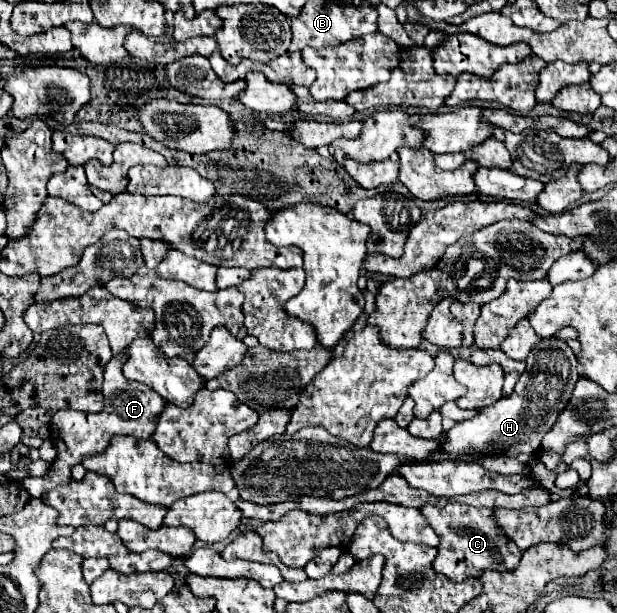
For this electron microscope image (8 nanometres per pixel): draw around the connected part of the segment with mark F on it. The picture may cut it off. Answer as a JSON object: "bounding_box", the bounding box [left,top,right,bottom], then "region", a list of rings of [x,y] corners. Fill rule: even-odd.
{"bounding_box":[22,353,166,499],"region":[[[124,353],[114,355],[110,359],[110,363],[104,367],[104,411],[102,413],[88,415],[83,411],[67,409],[56,411],[56,415],[52,415],[50,439],[52,439],[54,447],[58,449],[58,457],[56,457],[56,463],[50,465],[50,471],[44,477],[22,481],[22,485],[30,497],[42,499],[54,487],[68,485],[72,481],[70,469],[74,465],[82,463],[82,459],[86,455],[104,453],[104,449],[108,447],[108,443],[114,435],[132,435],[136,439],[148,439],[152,435],[152,431],[156,429],[156,415],[160,415],[160,411],[166,407],[166,403],[150,387],[142,387],[142,383],[124,379],[124,375],[122,375],[124,359],[128,359],[128,355],[124,355]]]}

